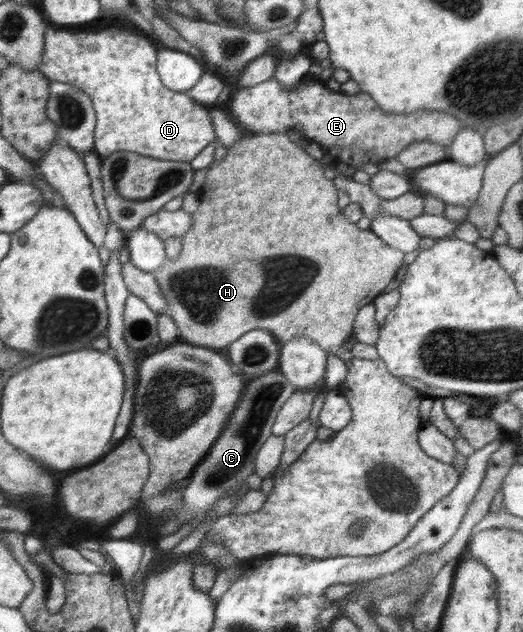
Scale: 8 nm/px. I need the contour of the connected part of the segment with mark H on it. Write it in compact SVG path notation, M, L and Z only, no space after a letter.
M283 133L256 134L245 136L227 149L227 154L221 161L214 160L205 175L205 181L199 187L199 207L190 214L190 229L182 237L181 254L172 261L166 259L161 268L154 274L161 293L167 303L166 314L175 320L178 327L179 340L193 344L195 347L207 347L213 351L234 343L248 331L266 329L276 336L279 341L289 342L294 338L306 338L317 343L325 352L333 352L339 359L350 363L353 359L351 351L342 347L354 335L353 321L363 305L374 303L383 289L393 281L396 272L403 264L405 253L386 245L372 230L363 231L355 223L345 219L338 205L338 195L333 181L325 178L324 166L314 161L294 138Z

